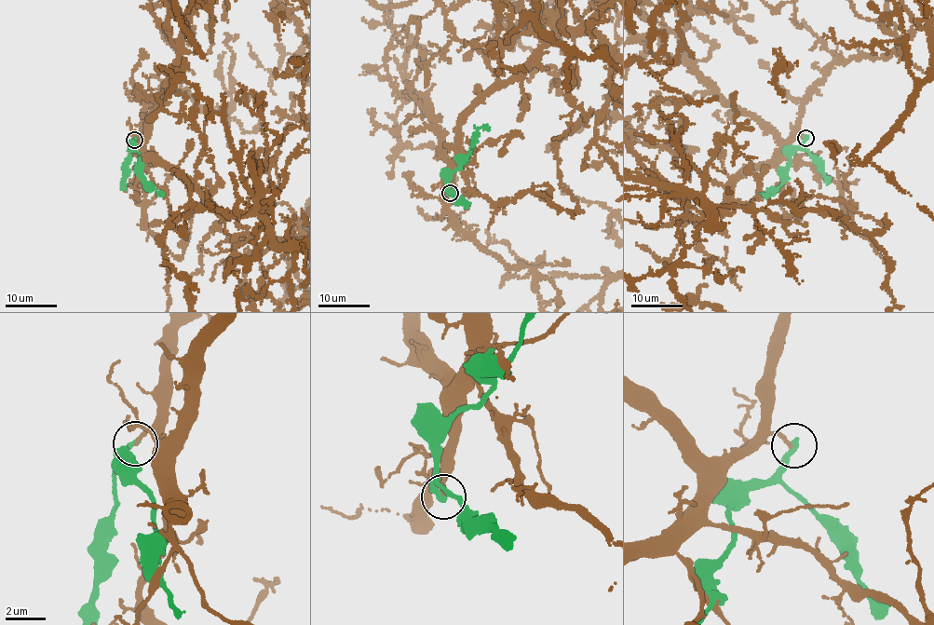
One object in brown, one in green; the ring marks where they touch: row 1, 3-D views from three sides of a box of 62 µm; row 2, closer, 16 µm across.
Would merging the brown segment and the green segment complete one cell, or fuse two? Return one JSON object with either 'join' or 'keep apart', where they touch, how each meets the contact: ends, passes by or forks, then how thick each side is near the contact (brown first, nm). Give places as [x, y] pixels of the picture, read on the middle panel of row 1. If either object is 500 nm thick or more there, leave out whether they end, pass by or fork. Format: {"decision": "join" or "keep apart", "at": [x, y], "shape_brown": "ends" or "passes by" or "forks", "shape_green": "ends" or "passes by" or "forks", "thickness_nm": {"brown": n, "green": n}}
{"decision": "keep apart", "at": [450, 193], "shape_brown": "ends", "shape_green": "ends", "thickness_nm": {"brown": 200, "green": 320}}

